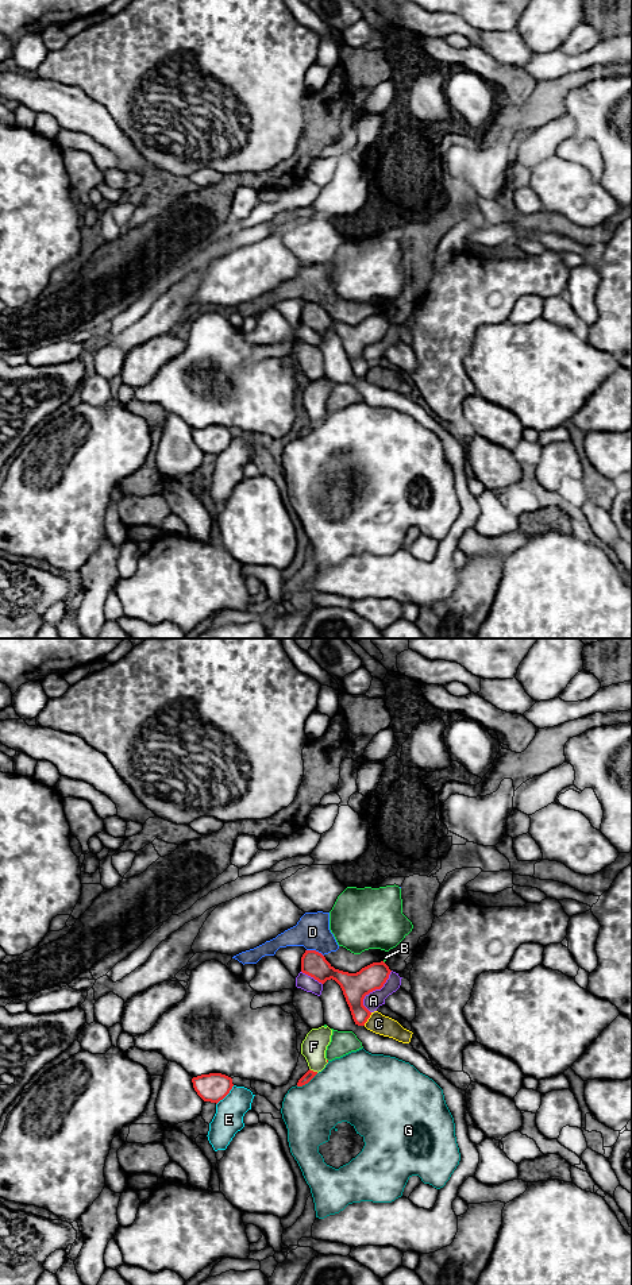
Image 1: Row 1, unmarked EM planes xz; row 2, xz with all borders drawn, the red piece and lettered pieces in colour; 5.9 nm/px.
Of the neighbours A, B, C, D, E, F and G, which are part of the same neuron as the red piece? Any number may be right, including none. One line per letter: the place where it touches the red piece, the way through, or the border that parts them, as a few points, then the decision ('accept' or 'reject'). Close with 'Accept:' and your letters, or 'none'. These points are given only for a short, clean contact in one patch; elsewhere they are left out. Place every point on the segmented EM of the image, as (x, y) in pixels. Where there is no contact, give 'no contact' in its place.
A: contact xz (373, 990); reject
B: no contact; reject
C: contact xz (367, 1018); border xz (372, 1013), (363, 1025); reject
D: contact xz (315, 950); border xz (307, 949), (315, 949), (323, 956); reject
E: contact xz (226, 1095); reject
F: contact xz (312, 1071); reject
G: contact xz (307, 1083); reject
Accept: none

